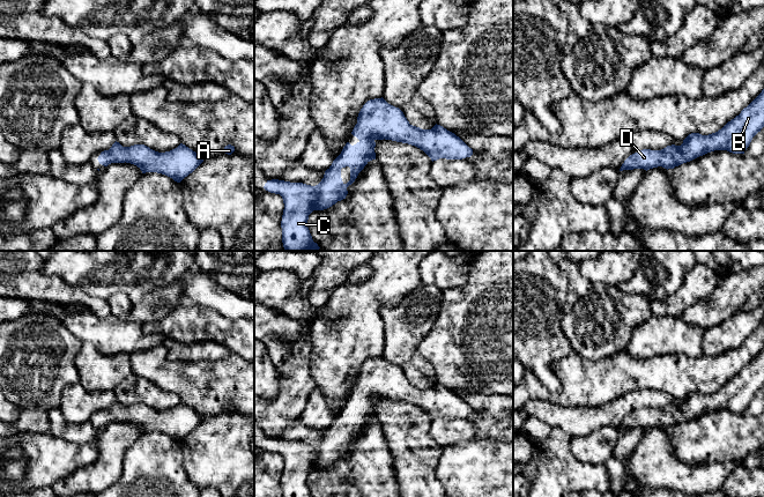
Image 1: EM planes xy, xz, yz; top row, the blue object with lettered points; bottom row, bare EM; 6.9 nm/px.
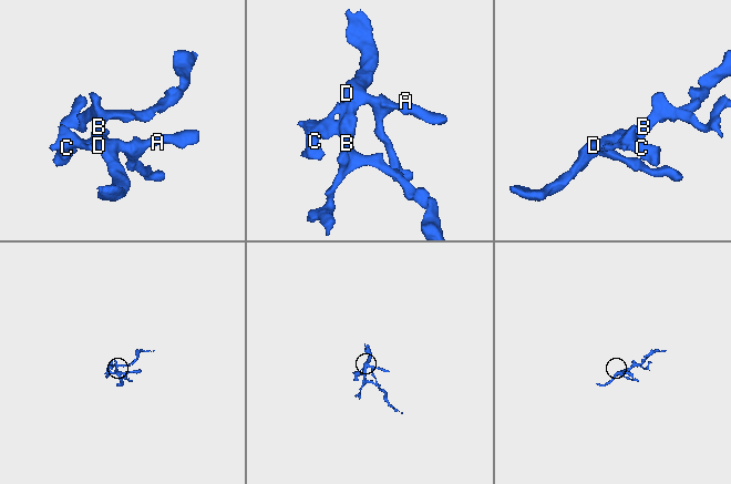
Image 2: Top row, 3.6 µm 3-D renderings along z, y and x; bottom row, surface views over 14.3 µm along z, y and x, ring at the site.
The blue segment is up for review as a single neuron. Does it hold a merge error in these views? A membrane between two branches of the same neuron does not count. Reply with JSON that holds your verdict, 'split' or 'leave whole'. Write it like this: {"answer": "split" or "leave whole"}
{"answer": "leave whole"}

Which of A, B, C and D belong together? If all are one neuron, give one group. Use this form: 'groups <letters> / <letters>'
groups A B C D

